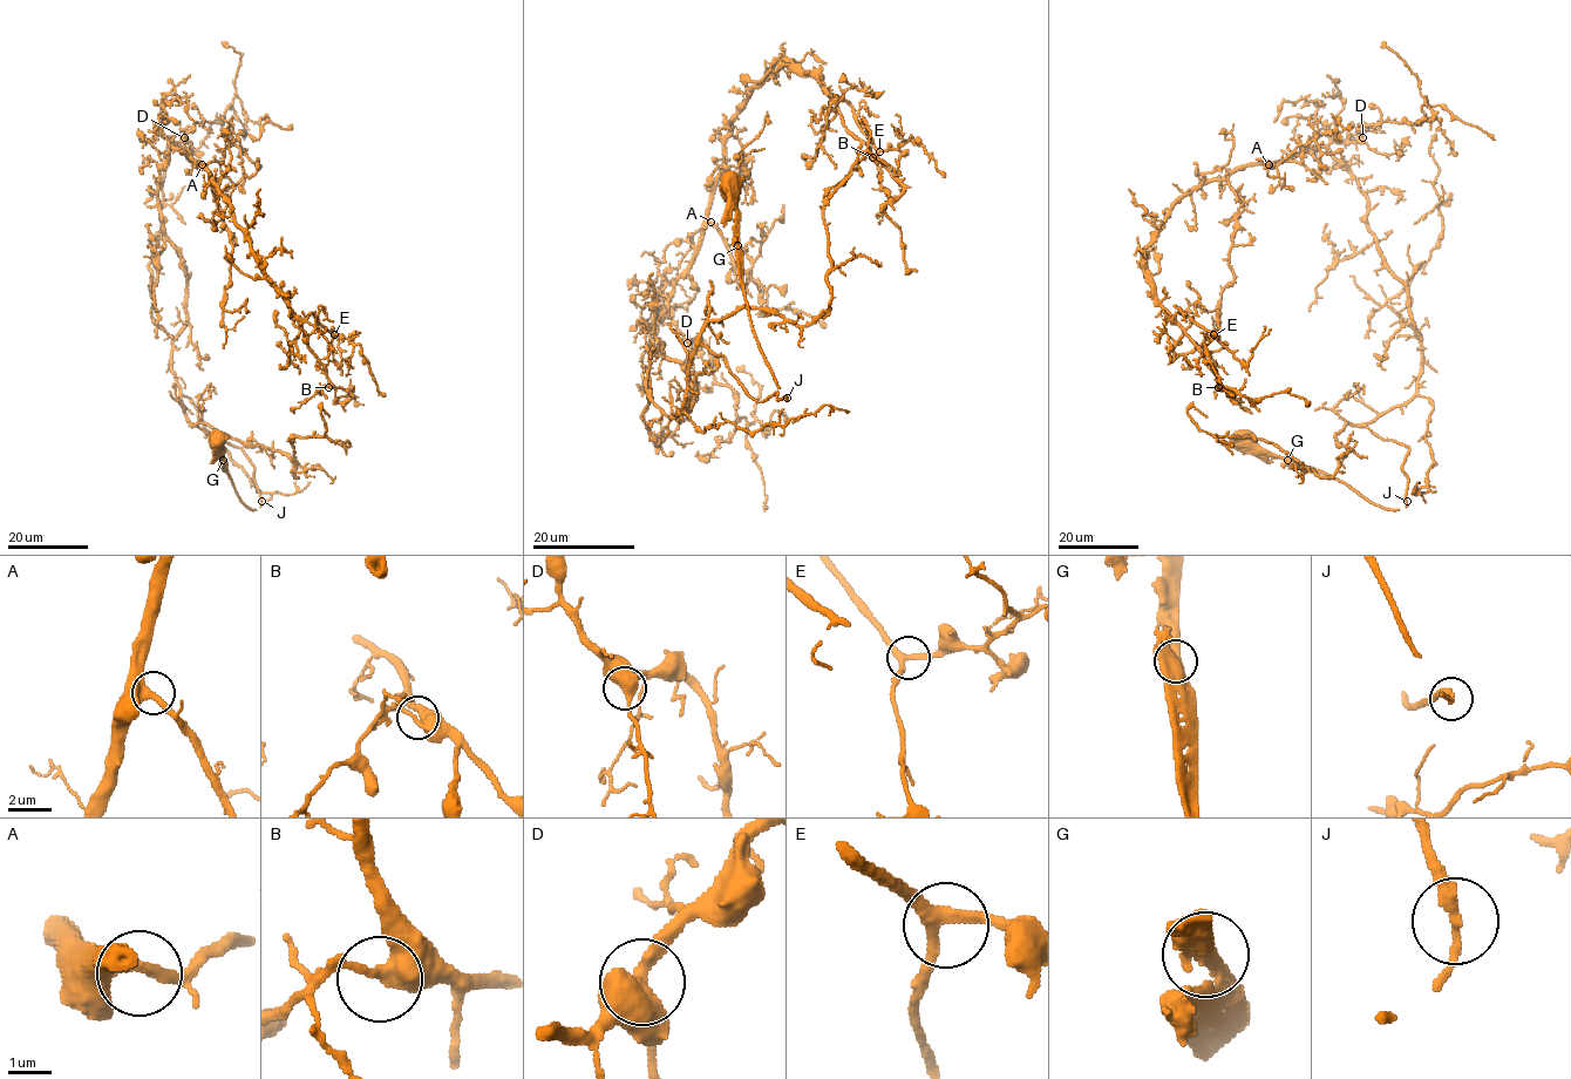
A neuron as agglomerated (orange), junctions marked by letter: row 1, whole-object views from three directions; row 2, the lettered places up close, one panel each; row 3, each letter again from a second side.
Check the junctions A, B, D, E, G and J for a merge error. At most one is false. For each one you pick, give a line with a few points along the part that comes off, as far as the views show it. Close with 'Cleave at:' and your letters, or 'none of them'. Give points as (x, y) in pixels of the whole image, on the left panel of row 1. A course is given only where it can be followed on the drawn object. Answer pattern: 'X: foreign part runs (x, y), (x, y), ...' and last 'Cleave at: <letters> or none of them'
Cleave at: none of them

